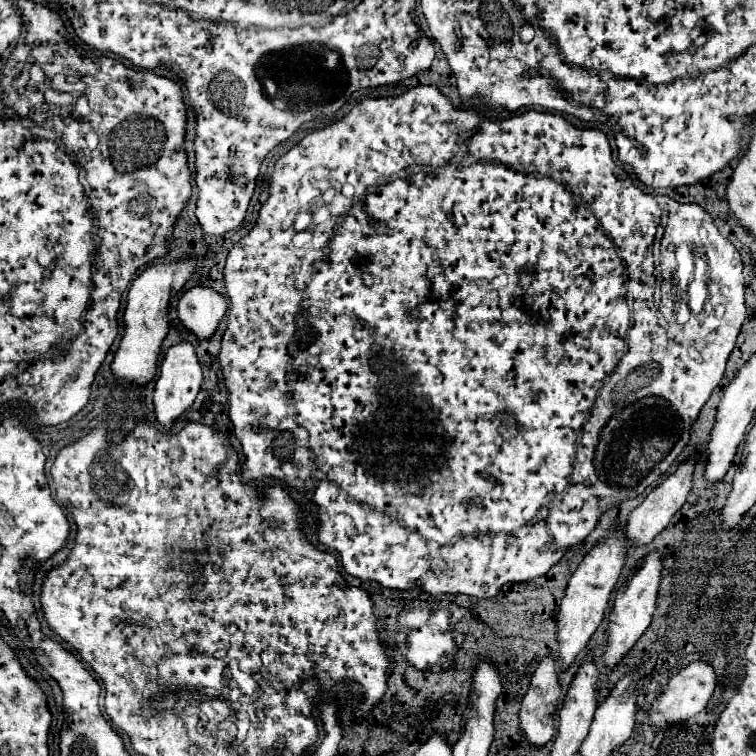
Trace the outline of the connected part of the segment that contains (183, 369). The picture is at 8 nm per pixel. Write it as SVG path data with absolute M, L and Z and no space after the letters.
M180 342L176 346L170 346L160 364L160 376L154 386L156 420L162 426L170 426L196 400L196 394L200 392L200 384L202 384L202 366L196 358L194 346L190 342Z

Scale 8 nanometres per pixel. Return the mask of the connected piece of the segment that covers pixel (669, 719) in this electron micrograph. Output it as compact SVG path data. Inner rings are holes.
M692 662L688 664L684 670L680 670L666 686L666 690L656 698L656 702L652 704L652 714L650 720L658 726L666 726L666 724L678 724L690 716L696 716L698 712L704 710L704 706L708 704L708 700L712 698L716 688L716 672L712 668L712 664L708 662Z

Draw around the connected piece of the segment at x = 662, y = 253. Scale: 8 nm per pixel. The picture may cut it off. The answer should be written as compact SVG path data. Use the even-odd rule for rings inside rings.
M416 86L416 88L410 88L410 90L408 90L408 92L404 92L404 94L400 94L400 96L388 96L388 98L366 98L366 100L362 100L362 102L358 102L358 104L356 104L356 106L354 106L354 108L352 108L352 110L350 110L350 114L346 114L346 116L344 116L344 118L342 118L342 120L338 120L338 122L334 122L334 124L330 124L330 126L326 126L326 128L322 128L322 130L314 130L314 132L310 132L310 134L308 134L308 136L306 136L306 138L304 138L304 140L302 140L302 142L300 142L300 144L298 144L298 148L296 148L296 146L294 146L294 148L292 148L292 150L290 150L290 152L288 152L288 154L284 154L284 156L282 156L282 158L280 158L280 160L278 160L278 162L276 162L276 166L274 166L274 174L272 174L272 178L270 178L270 196L268 196L268 200L266 200L266 202L264 202L264 204L262 204L262 208L260 208L260 214L258 214L258 220L256 220L256 226L254 226L254 228L252 228L252 230L250 230L250 232L248 232L248 234L246 234L246 236L244 236L244 238L242 238L242 240L240 240L240 242L238 242L238 244L234 244L234 248L232 248L232 250L230 250L230 254L228 254L228 262L226 262L226 268L224 268L224 286L226 286L226 296L228 296L228 302L230 302L230 310L228 310L228 328L226 328L226 332L224 332L224 338L222 338L222 350L220 350L220 366L222 366L222 372L224 372L224 382L226 382L226 388L228 388L228 392L230 392L230 396L228 396L228 406L230 406L230 420L232 420L232 424L234 424L234 434L236 434L236 436L238 436L238 438L240 438L240 444L242 444L242 450L244 450L244 454L246 454L246 460L244 460L244 466L242 466L242 474L244 474L244 478L248 478L248 480L258 480L258 478L264 478L264 476L270 476L270 478L276 478L276 480L280 480L280 482L284 482L284 484L288 484L288 486L292 486L292 488L296 488L296 490L300 490L300 492L312 492L312 500L314 500L314 502L316 502L316 504L318 504L318 508L320 508L320 522L322 522L322 530L318 530L318 540L320 540L320 542L322 542L322 544L326 544L326 546L330 546L330 548L334 548L334 550L338 550L338 554L340 554L340 558L342 558L342 564L344 564L344 570L346 570L346 572L348 572L348 574L352 574L352 576L356 576L356 578L362 578L362 580L374 580L374 582L378 582L378 584L382 584L382 586L386 586L386 588L394 588L394 590L410 590L410 588L422 588L422 590L424 590L424 592L428 592L428 594L468 594L468 596L474 596L474 598L492 598L492 596L496 596L496 594L498 594L498 590L500 590L500 588L502 588L502 586L504 586L504 584L506 584L506 582L526 582L526 580L534 580L534 578L538 578L538 576L544 576L544 574L546 574L546 572L548 572L548 570L550 570L550 568L552 568L552 566L554 566L554 564L556 564L556 562L558 562L558 560L560 560L560 558L562 558L562 556L564 556L564 552L566 552L566 550L568 550L568 548L572 548L572 546L576 546L576 544L578 544L578 542L582 542L582 540L584 540L584 538L586 538L586 536L588 536L588 534L590 534L590 532L592 532L592 530L594 530L594 526L596 526L596 522L598 522L598 518L600 518L600 516L602 516L602 514L604 514L604 512L606 512L606 510L610 510L610 508L614 508L614 504L618 504L618 502L624 502L624 500L630 500L630 498L634 498L634 496L638 496L638 494L642 494L642 492L644 492L644 490L646 490L646 488L650 488L650 486L652 486L652 484L656 484L656 482L658 482L658 480L660 480L660 478L662 478L662 476L664 476L664 474L666 474L666 470L668 470L668 468L670 468L670 466L672 466L672 462L674 462L674 460L676 460L676 458L678 458L678 456L680 456L680 452L682 452L682 450L684 450L684 446L686 446L686 444L688 444L688 438L690 438L690 428L692 428L692 424L694 424L694 422L696 422L696 418L698 418L698 412L700 412L700 408L702 408L702 406L704 406L704 404L706 404L706 400L708 400L708 398L710 398L710 394L712 394L712 390L714 390L714 388L716 388L716 386L718 386L718 384L720 384L720 380L722 380L722 376L724 376L724 368L726 368L726 360L728 360L728 356L730 356L730 352L732 352L732 350L734 350L734 342L736 342L736 336L738 336L738 332L740 332L740 326L742 326L742 322L744 322L744 314L746 314L746 306L744 306L744 288L746 288L746 286L744 286L744 276L742 276L742 256L740 256L740 254L738 254L738 250L736 250L736 248L734 248L734 244L732 244L732 242L730 242L730 240L726 240L726 238L724 238L724 236L722 236L722 234L720 234L720 230L718 230L718 228L716 228L716 224L714 224L714 220L712 220L712 216L710 216L710 214L708 214L708 212L706 212L706 210L704 210L704 208L702 208L702 206L698 206L698 204L681 204L681 203L678 203L678 202L676 202L676 201L674 201L674 200L672 200L672 199L668 199L668 200L669 200L669 201L668 201L668 206L669 206L669 214L668 214L668 220L667 220L667 224L666 224L666 225L665 225L665 227L664 227L664 229L663 229L663 235L662 235L662 237L661 237L661 239L660 239L660 240L655 240L655 242L654 242L654 236L656 236L656 230L658 230L658 226L659 226L659 227L661 227L661 226L660 226L660 196L652 196L652 194L646 194L646 192L642 192L642 190L640 190L640 188L636 188L636 186L634 186L634 184L632 184L632 180L630 180L630 178L628 178L628 174L626 174L626 172L624 172L624 170L622 170L622 168L620 168L620 166L618 166L618 164L615 164L615 163L614 163L614 161L612 161L612 156L610 156L610 142L608 142L608 136L606 136L606 134L604 134L604 132L602 132L602 130L592 130L592 128L590 128L590 130L588 130L588 128L576 128L576 126L572 126L572 124L570 124L570 122L568 122L568 120L564 120L564 118L562 118L562 116L561 116L561 115L560 115L560 114L552 114L552 113L547 113L547 112L539 112L539 111L536 111L536 110L528 110L528 112L526 112L526 113L524 113L524 114L520 114L520 115L514 115L514 118L508 118L508 120L494 120L494 122L488 122L488 120L486 120L486 118L482 118L482 116L478 116L478 114L476 114L476 112L472 112L472 110L458 110L458 108L454 108L454 106L440 106L440 116L430 116L430 108L426 108L426 100L422 100L422 96L418 96L418 86ZM440 116L442 116L442 120L446 120L446 124L456 124L456 126L462 126L462 128L466 128L466 130L474 130L474 132L472 132L472 134L470 134L470 136L468 136L468 138L466 138L466 148L468 148L468 152L470 152L470 156L474 156L474 160L476 160L476 162L484 162L484 164L472 164L472 166L452 166L452 164L448 164L448 162L450 162L450 160L452 160L452 156L454 156L454 152L452 152L452 148L454 148L454 142L452 142L452 140L454 140L454 134L456 134L456 132L452 132L452 138L450 138L450 136L448 136L448 138L444 138L444 134L438 134L438 124L440 124ZM418 146L428 146L428 148L430 148L430 150L432 150L432 152L430 152L430 160L428 160L428 162L424 162L424 156L420 156L420 150L418 150L418 152L416 152L416 148L418 148ZM364 158L366 158L366 184L363 184L363 185L364 185L364 186L365 186L365 187L366 187L366 188L372 188L372 186L374 186L374 188L378 188L378 190L374 190L374 196L370 196L370 200L362 200L362 204L354 204L354 208L350 208L350 212L344 212L344 214L342 214L342 216L340 216L340 218L338 218L338 220L336 220L336 226L334 226L334 236L332 236L332 240L330 240L330 242L328 242L328 246L326 246L326 250L324 250L324 258L322 258L322 262L320 262L320 264L316 264L316 266L314 266L314 272L312 272L312 280L310 280L310 270L312 270L312 266L310 266L310 264L312 264L312 260L302 260L302 258L300 258L300 252L294 252L294 248L292 248L292 236L294 236L294 232L296 232L296 230L294 230L294 218L296 218L296 214L298 214L298 210L302 210L302 208L304 208L304 204L306 204L306 198L308 198L308 202L316 202L316 198L318 198L318 196L320 196L320 194L322 194L322 192L324 192L324 190L328 190L328 188L330 188L330 184L348 184L348 182L350 182L350 170L348 170L348 168L350 168L350 162L360 162L360 160L364 160ZM418 162L420 162L420 164L430 164L430 166L442 166L442 168L434 168L434 170L432 170L432 168L420 168L420 170L418 170L418 172L410 172L410 174L408 174L408 176L402 176L402 174L406 174L406 170L412 170L412 168L416 168L416 166L418 166ZM696 268L708 268L708 270L706 270L706 276L708 276L708 296L706 296L706 302L704 302L704 310L702 310L702 312L700 312L700 314L696 314L696 315L695 315L695 314L693 314L693 313L692 313L692 312L691 312L691 310L690 310L690 309L689 309L689 307L688 307L688 304L687 304L687 301L686 301L686 300L688 300L688 286L690 286L690 284L692 284L692 282L694 282L694 278L696 278ZM675 279L677 279L677 282L678 282L678 284L682 284L682 288L684 288L684 286L686 286L686 294L684 294L684 296L682 296L682 302L680 302L680 310L678 310L678 312L674 312L674 306L672 306L672 310L670 310L670 306L668 306L668 302L670 302L670 300L664 300L664 292L666 292L666 288L664 288L664 284L668 284L668 282L672 282L672 284L676 284L676 280L675 280ZM610 374L612 374L612 378L610 378L610 384L604 384L604 380L606 380L606 378L608 378L608 376L610 376Z

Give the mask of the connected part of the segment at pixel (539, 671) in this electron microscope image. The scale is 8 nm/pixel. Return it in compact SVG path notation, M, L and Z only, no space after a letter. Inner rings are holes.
M546 656L536 668L530 688L522 700L520 724L530 746L544 746L554 736L554 712L562 688L554 656Z

